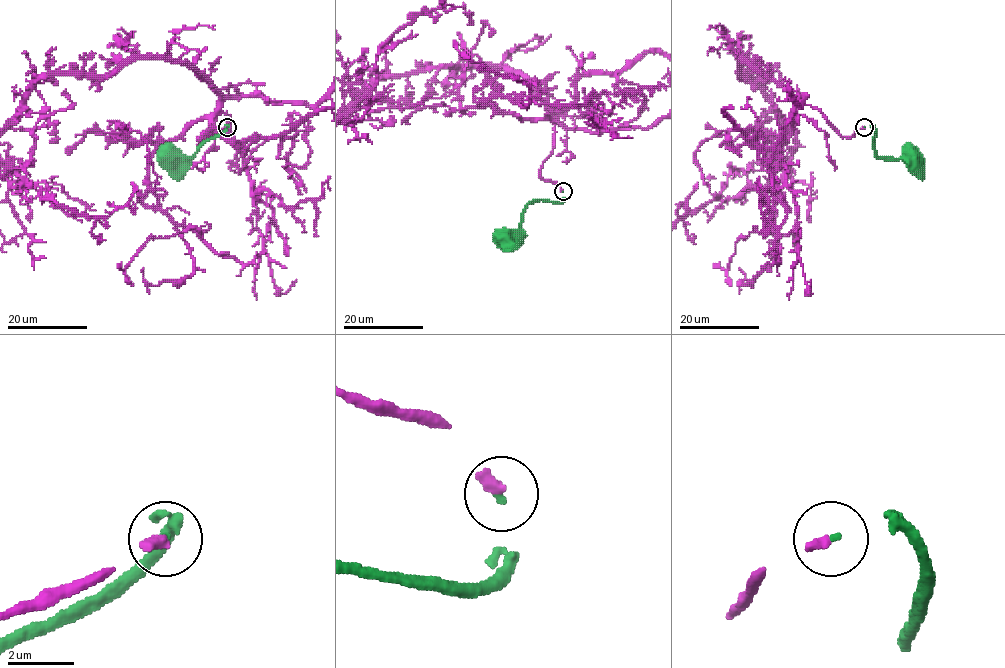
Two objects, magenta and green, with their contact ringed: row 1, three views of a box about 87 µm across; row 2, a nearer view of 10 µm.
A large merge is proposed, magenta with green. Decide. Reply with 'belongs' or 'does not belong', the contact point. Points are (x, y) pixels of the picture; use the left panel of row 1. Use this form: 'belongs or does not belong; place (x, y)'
belongs; place (227, 127)

